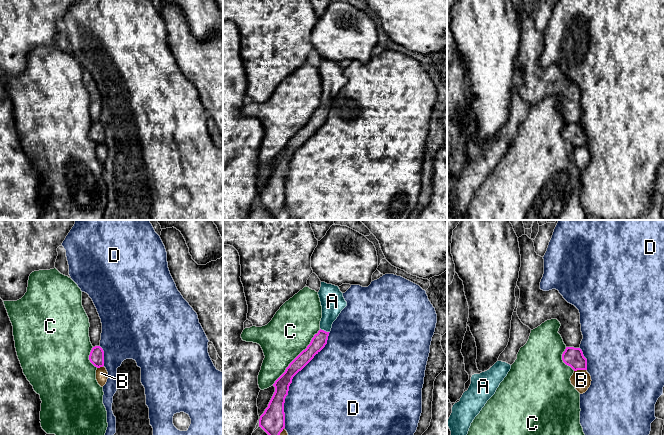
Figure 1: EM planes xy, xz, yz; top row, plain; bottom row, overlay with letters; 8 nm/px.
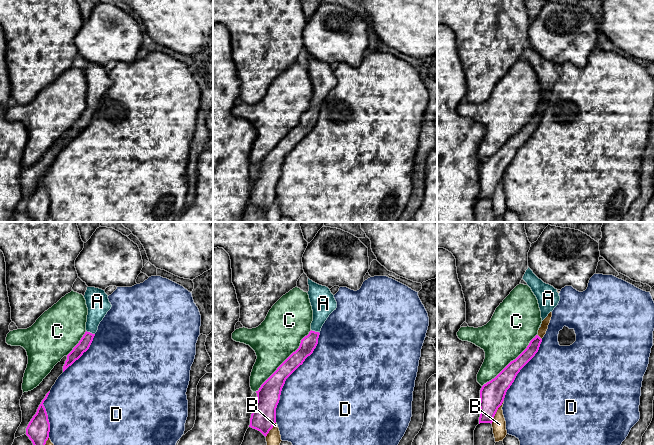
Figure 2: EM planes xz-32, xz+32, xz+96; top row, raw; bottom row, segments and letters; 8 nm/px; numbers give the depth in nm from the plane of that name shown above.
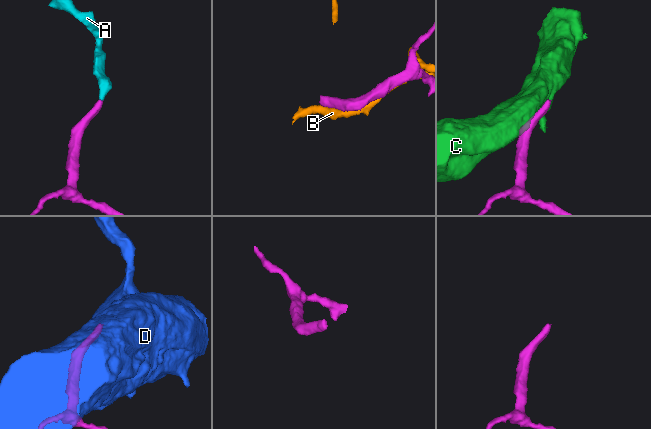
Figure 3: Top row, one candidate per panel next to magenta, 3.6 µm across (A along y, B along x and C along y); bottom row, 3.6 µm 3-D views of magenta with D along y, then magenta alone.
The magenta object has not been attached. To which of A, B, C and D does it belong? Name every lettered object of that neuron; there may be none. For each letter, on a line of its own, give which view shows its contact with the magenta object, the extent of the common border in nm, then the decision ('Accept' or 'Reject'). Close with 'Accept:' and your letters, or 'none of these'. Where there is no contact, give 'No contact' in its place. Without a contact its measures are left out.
A: Touches magenta in xz. Shared border 90 nm. Accept
B: Touches magenta in yz. Shared border 110 nm. Reject
C: Touches magenta in xz. Shared border 600 nm. Reject
D: Touches magenta in xz. Shared border 850 nm. Reject
Accept: A

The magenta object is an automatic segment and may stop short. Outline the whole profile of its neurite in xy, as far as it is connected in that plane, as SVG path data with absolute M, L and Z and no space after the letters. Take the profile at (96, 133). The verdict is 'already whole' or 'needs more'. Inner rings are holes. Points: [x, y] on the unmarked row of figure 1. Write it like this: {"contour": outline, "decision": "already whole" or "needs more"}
{"contour": "M100 122L92 124L89 131L90 138L97 144L104 142L104 127Z", "decision": "already whole"}

